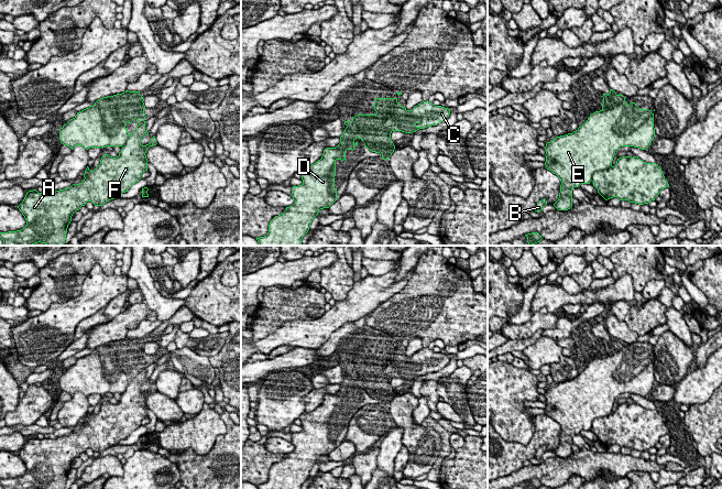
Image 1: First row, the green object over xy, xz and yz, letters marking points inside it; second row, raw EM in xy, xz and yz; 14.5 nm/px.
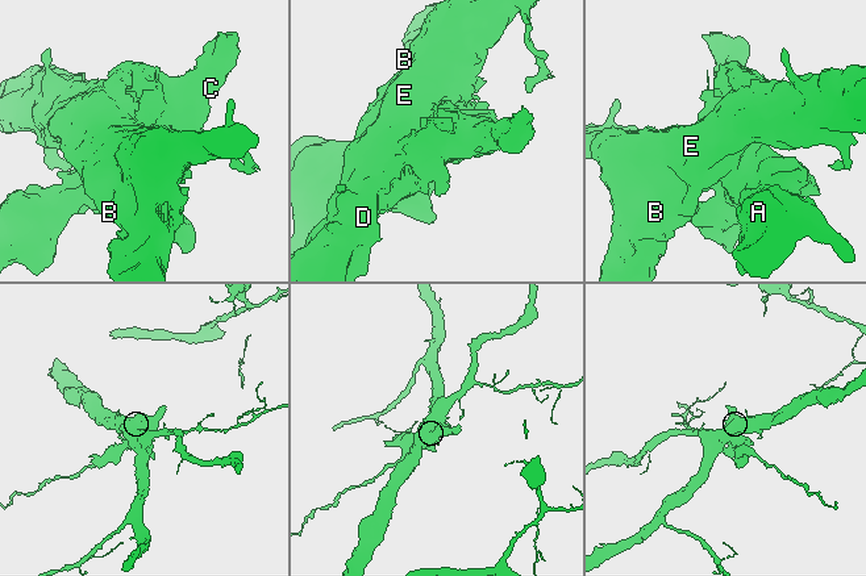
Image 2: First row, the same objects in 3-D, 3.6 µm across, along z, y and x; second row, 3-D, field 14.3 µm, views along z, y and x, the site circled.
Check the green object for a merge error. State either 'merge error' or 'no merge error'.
merge error

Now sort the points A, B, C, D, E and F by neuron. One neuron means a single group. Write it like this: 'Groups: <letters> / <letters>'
Groups: A C F / B D E

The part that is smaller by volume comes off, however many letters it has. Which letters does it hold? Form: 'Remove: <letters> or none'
Remove: A, C, F

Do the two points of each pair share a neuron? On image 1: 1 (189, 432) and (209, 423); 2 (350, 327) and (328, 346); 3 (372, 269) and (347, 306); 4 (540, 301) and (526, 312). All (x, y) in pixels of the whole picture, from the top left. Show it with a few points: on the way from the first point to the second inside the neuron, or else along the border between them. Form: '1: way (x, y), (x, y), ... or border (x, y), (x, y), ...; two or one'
1: way (194, 432), (200, 432), (205, 427); one
2: way (345, 332), (334, 340); one
3: border (394, 268), (379, 275), (369, 275); two
4: border (538, 285), (532, 302), (532, 313); two

